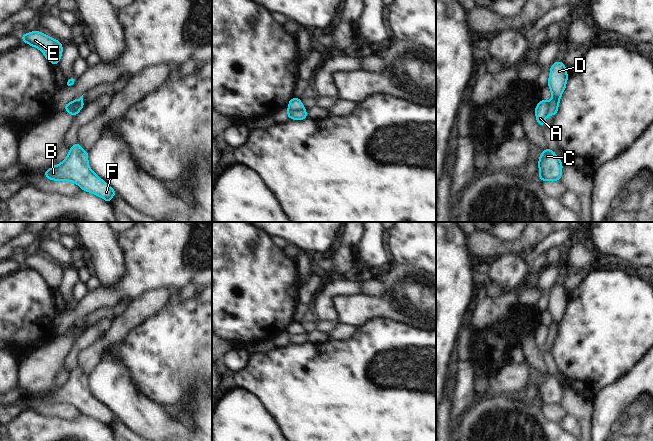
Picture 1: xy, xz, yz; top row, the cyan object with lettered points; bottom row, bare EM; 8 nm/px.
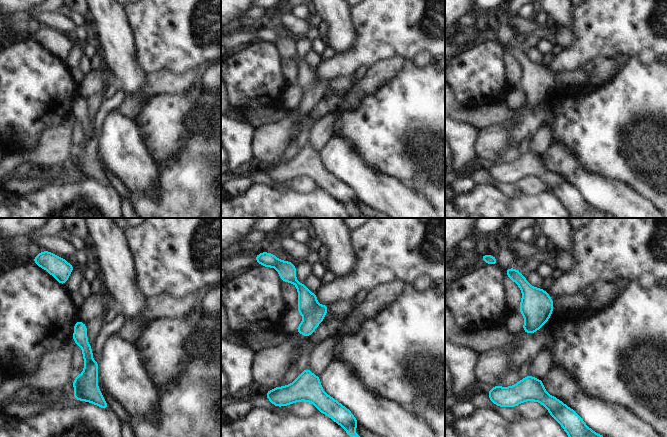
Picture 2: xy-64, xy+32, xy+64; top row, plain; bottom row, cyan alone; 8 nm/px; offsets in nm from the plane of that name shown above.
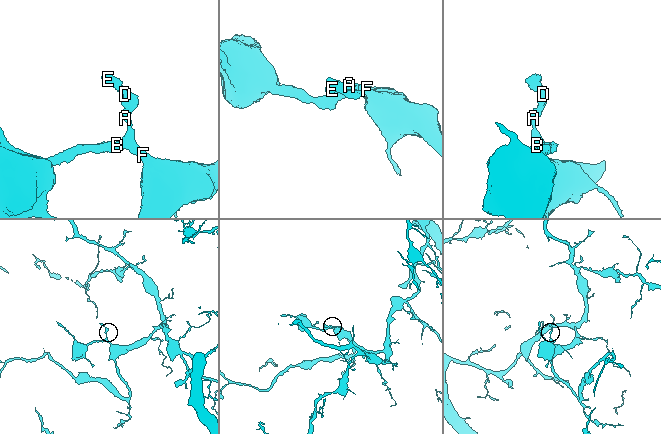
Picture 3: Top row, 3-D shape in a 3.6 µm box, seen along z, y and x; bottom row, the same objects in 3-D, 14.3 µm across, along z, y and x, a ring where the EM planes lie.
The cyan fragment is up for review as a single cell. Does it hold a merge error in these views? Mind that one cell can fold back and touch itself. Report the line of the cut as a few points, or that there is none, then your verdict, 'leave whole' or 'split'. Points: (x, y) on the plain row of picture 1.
cut xy (68, 327), (68, 333), (78, 335); split

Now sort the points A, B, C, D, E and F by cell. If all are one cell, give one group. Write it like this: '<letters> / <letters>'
A B C F / D E

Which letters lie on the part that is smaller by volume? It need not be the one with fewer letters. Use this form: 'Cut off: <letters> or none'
Cut off: D, E

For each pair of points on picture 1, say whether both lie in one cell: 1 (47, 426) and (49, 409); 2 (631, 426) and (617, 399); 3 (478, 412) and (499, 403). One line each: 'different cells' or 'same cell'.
1: different cells
2: same cell
3: same cell

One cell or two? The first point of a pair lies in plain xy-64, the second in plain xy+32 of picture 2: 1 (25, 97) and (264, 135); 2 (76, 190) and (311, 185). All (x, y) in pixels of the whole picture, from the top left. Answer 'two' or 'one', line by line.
1: two
2: two

